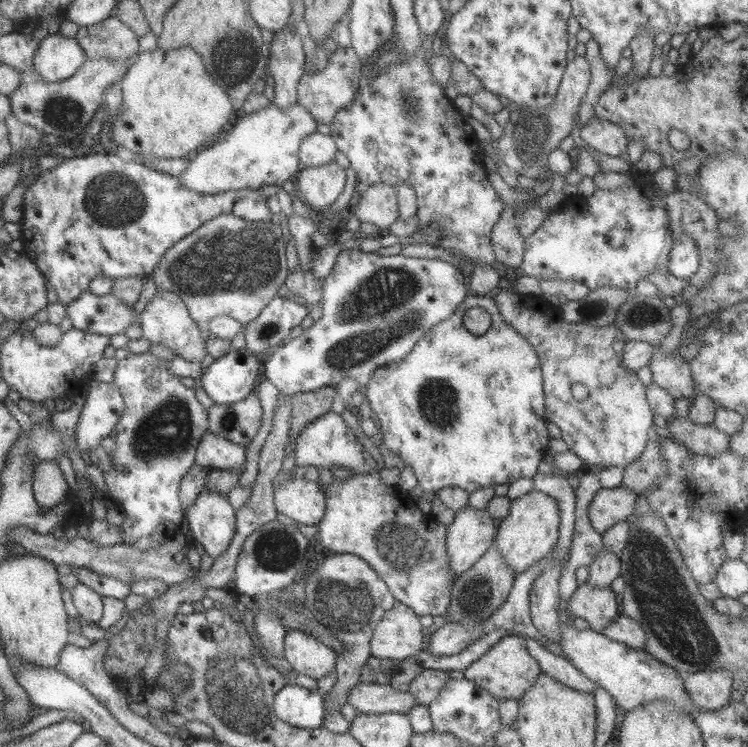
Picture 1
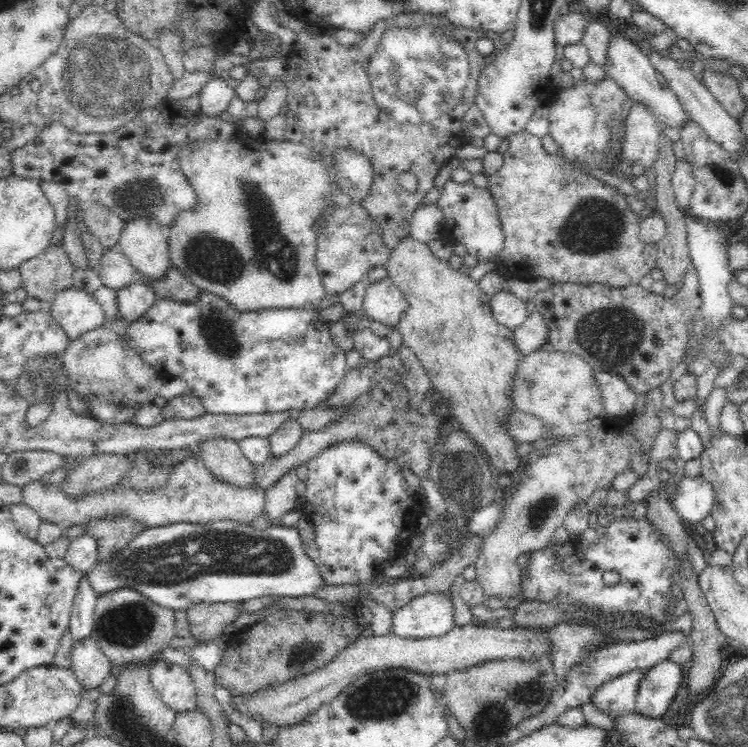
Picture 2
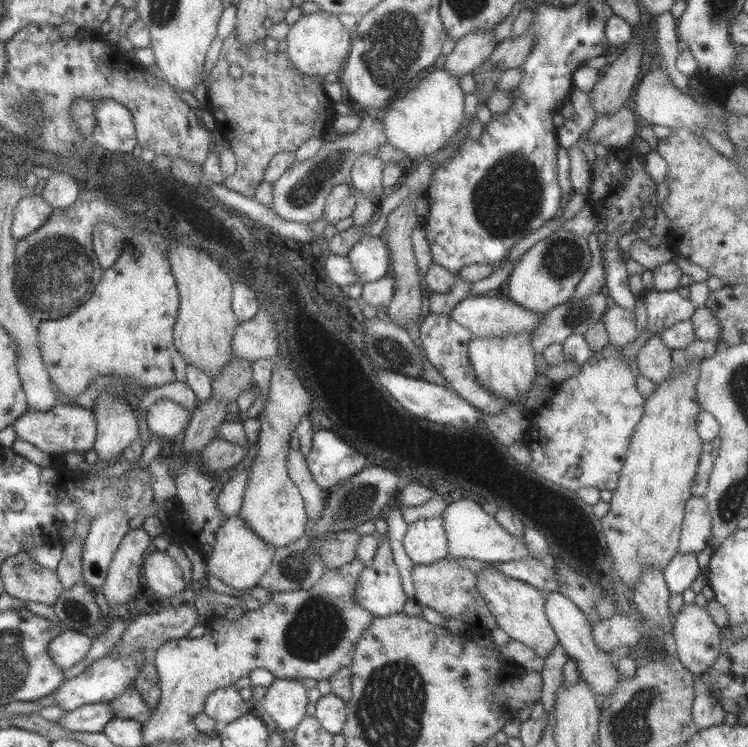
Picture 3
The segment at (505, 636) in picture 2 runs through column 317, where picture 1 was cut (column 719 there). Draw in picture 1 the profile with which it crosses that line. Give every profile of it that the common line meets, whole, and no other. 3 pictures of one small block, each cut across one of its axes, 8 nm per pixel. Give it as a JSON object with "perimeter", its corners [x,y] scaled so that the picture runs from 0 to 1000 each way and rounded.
{"perimeter":[[[936,897],[914,902],[917,926],[936,950],[963,950],[979,932],[979,901],[976,897]]]}

